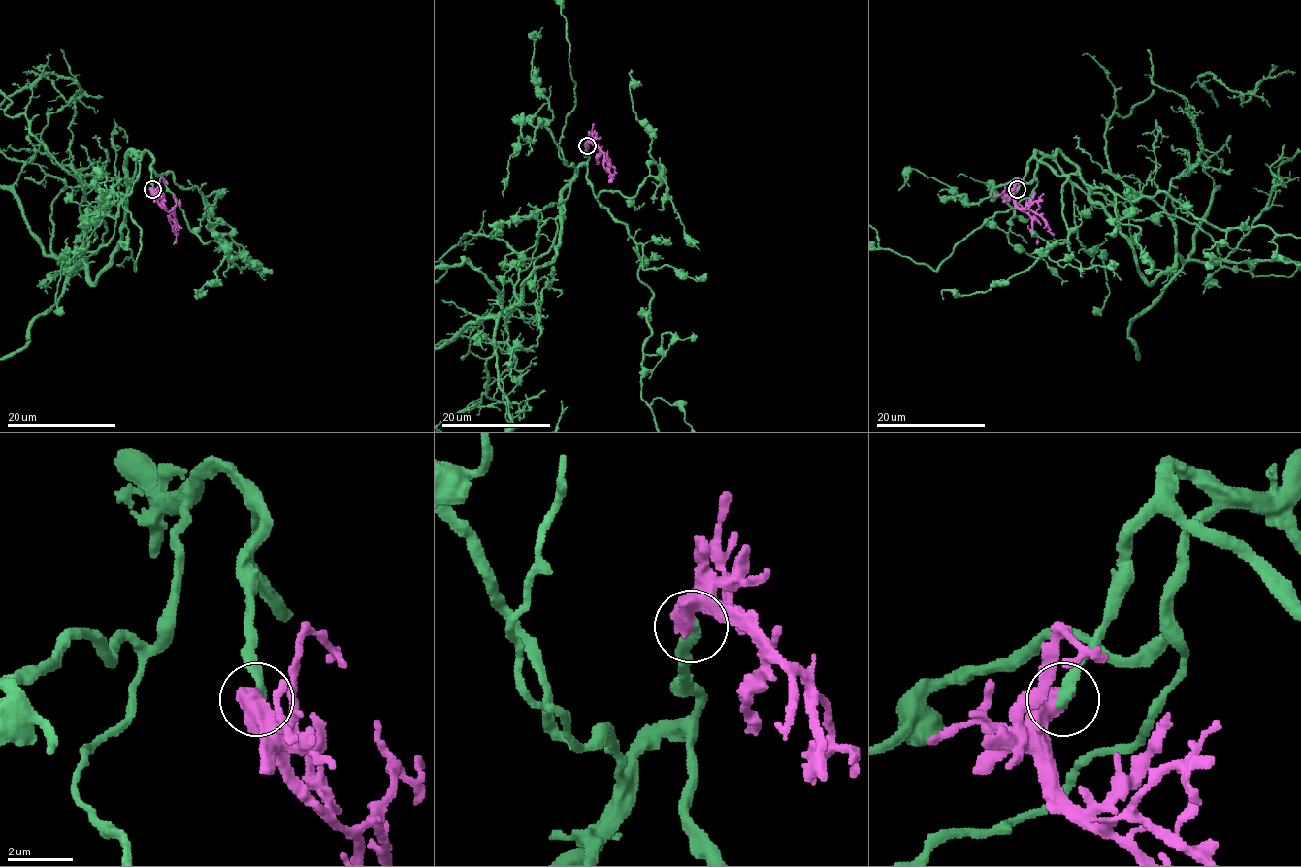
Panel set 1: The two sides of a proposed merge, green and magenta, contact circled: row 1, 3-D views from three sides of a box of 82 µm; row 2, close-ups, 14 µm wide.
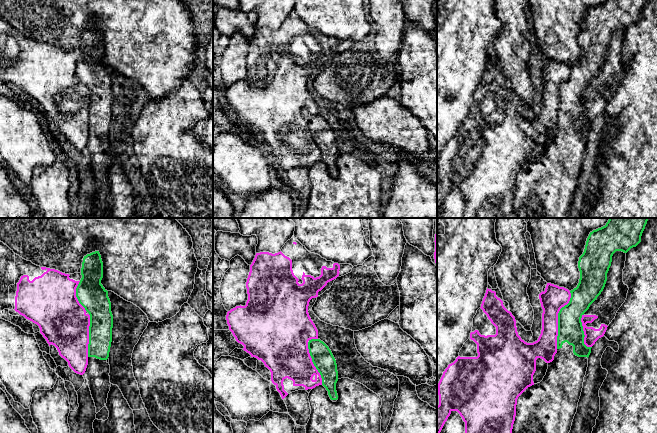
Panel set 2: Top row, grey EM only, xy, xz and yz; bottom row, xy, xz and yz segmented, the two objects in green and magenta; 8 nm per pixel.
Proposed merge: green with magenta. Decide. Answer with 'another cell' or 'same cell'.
another cell

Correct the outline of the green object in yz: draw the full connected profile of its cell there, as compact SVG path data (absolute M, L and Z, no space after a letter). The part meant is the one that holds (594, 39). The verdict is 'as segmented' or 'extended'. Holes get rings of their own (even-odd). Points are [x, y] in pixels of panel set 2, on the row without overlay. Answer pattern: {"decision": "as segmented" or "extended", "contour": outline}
{"decision": "extended", "contour": "M606 0L590 8L584 28L578 37L580 47L579 59L576 64L570 67L571 74L569 79L562 83L558 89L557 129L554 132L554 136L548 139L548 145L543 156L528 163L518 173L512 210L505 218L566 218L577 188L584 153L588 143L588 133L592 124L584 120L585 111L581 94L603 67L613 30L616 27L627 29L631 24L636 23L641 18L645 2L646 0Z"}

